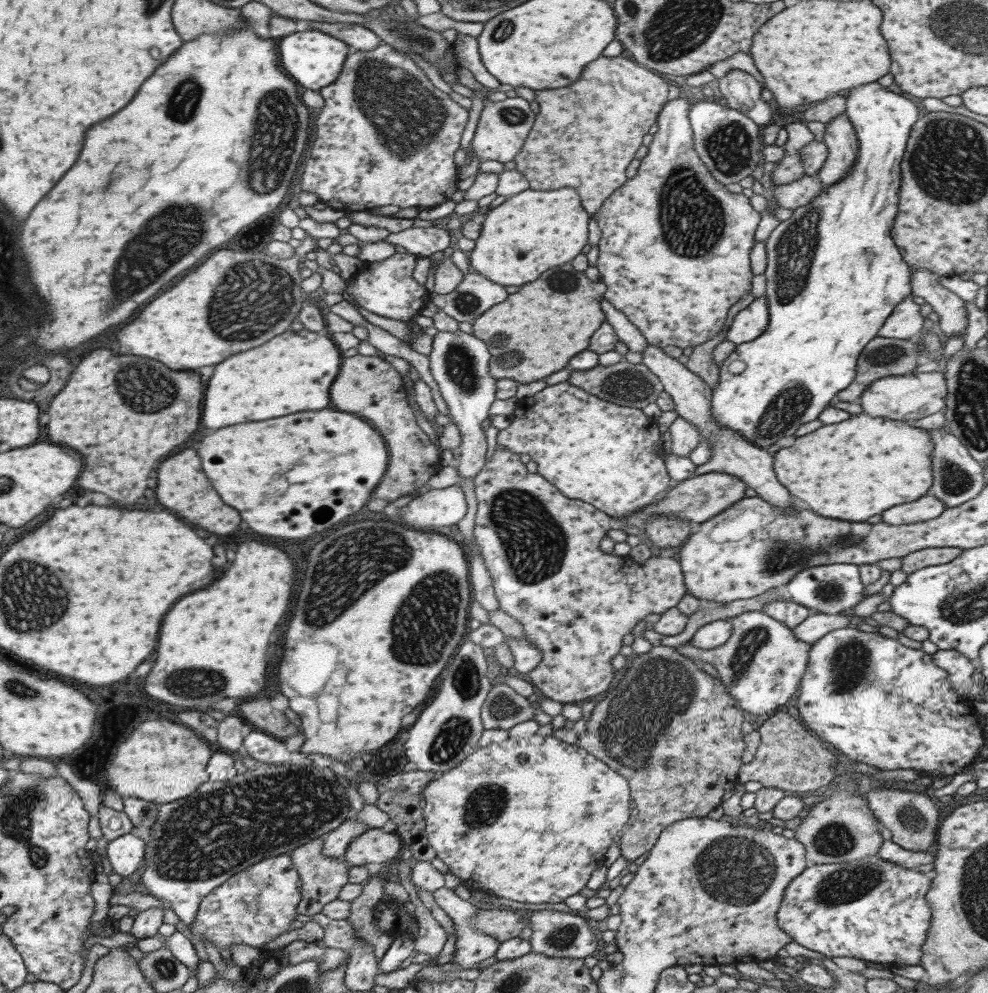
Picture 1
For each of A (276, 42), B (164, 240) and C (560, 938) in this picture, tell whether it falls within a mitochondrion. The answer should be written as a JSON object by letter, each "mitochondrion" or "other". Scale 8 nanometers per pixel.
{"A":"other","B":"mitochondrion","C":"mitochondrion"}

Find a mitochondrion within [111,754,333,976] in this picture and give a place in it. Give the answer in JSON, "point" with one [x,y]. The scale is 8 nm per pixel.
{"point":[145,815]}

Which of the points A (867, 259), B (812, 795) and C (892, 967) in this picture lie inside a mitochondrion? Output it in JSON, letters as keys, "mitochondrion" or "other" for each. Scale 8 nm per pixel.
{"A":"mitochondrion","B":"other","C":"other"}

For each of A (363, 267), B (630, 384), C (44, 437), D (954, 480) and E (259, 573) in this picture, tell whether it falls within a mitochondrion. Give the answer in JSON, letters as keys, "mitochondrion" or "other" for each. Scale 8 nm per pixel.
{"A":"other","B":"mitochondrion","C":"other","D":"mitochondrion","E":"other"}

